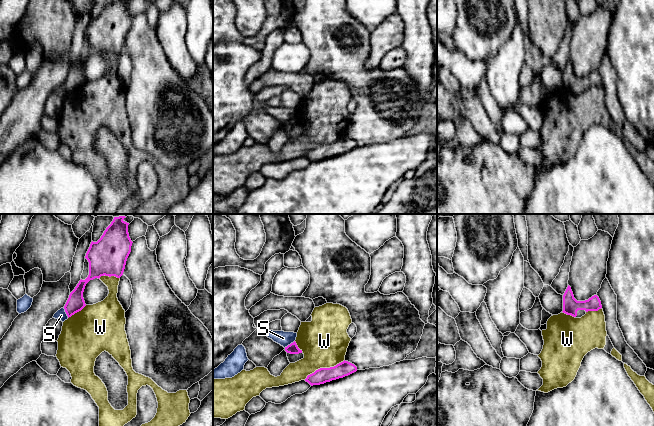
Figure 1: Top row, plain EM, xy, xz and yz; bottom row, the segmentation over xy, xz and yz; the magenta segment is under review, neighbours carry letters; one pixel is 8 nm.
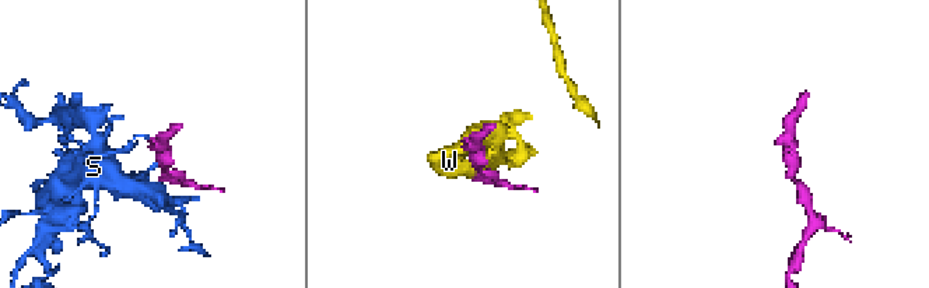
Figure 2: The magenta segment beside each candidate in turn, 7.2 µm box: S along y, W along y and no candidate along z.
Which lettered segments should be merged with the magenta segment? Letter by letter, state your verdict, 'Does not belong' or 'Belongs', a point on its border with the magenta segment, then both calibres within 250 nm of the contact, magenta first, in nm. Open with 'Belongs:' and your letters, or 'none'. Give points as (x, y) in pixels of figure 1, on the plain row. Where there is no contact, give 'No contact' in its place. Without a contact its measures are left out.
Belongs: none
S: Does not belong. Touches magenta at xy (65, 87). Thickness 140 nm (magenta) against 90 nm
W: Does not belong. Touches magenta at xz (324, 144). Thickness 120 nm (magenta) against 380 nm

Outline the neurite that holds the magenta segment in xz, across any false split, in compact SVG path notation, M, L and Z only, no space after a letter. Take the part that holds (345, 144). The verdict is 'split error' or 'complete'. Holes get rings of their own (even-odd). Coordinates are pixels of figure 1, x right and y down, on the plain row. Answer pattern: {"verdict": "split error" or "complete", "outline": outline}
{"verdict": "complete", "outline": "M344 136L334 143L320 144L316 146L314 149L307 152L305 157L311 162L320 161L332 156L343 154L356 147L357 143L354 140Z"}

